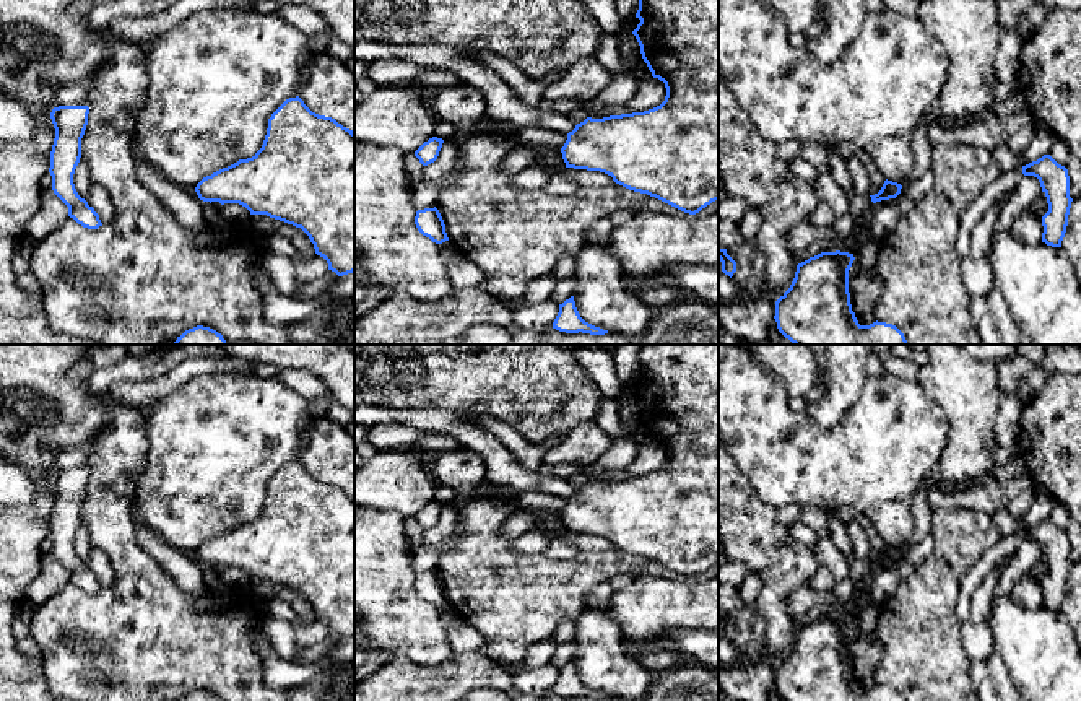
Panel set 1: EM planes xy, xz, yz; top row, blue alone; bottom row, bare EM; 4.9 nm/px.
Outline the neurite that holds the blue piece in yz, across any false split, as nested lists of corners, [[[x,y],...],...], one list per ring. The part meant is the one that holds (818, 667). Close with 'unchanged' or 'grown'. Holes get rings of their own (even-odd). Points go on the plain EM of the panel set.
[[[821,616],[797,629],[790,652],[775,665],[775,686],[784,701],[904,701],[892,688],[860,690],[850,668],[849,634],[855,621],[849,616]]] | unchanged

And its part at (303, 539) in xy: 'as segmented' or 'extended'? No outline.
as segmented

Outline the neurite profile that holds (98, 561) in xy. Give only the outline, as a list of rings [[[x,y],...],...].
[[[93,548],[85,564],[99,579],[102,589],[111,589],[114,586],[115,571],[102,550]]]

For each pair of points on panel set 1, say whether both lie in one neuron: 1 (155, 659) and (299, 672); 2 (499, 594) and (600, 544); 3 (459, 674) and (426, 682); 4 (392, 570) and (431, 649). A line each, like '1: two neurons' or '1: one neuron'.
1: two neurons
2: two neurons
3: one neuron
4: one neuron

